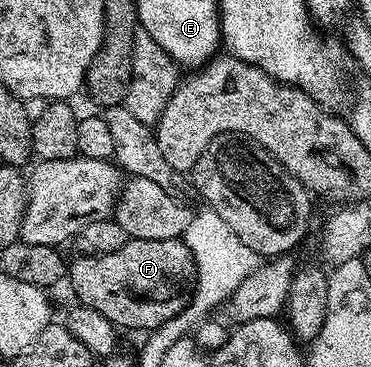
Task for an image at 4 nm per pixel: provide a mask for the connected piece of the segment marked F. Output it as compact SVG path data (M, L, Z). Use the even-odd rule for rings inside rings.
M128 238L127 243L121 248L117 248L108 254L84 254L76 257L76 262L72 261L69 266L69 283L71 282L71 290L79 297L78 301L86 307L91 307L105 317L116 328L124 326L127 330L143 330L142 332L150 332L156 330L161 324L165 324L169 320L173 320L183 312L183 307L189 301L189 291L192 289L195 281L195 261L191 256L191 249L188 248L183 238L170 238L169 240L141 240L140 238Z

